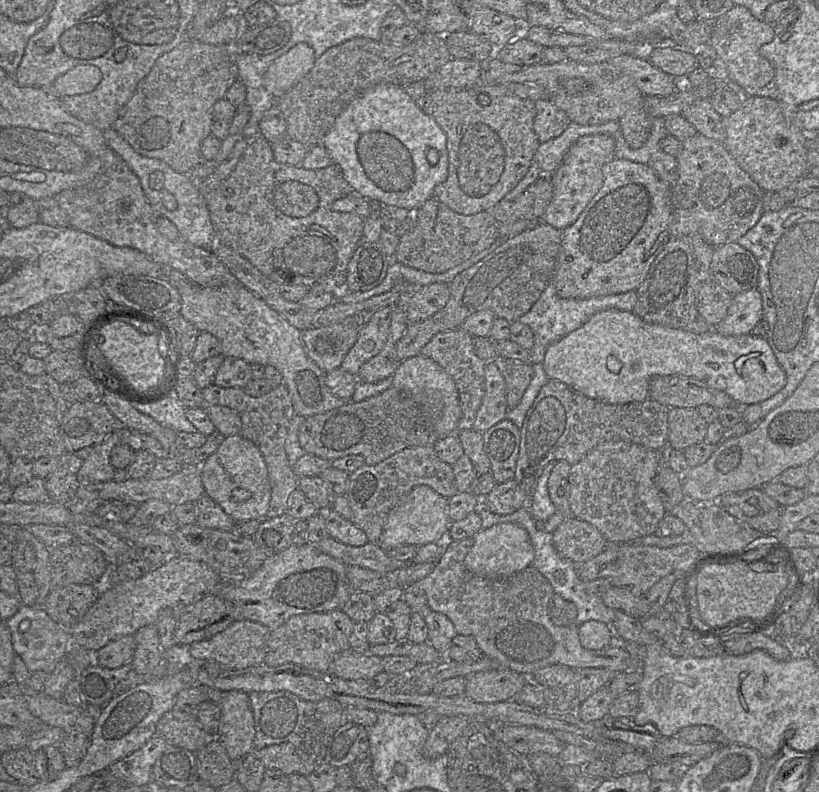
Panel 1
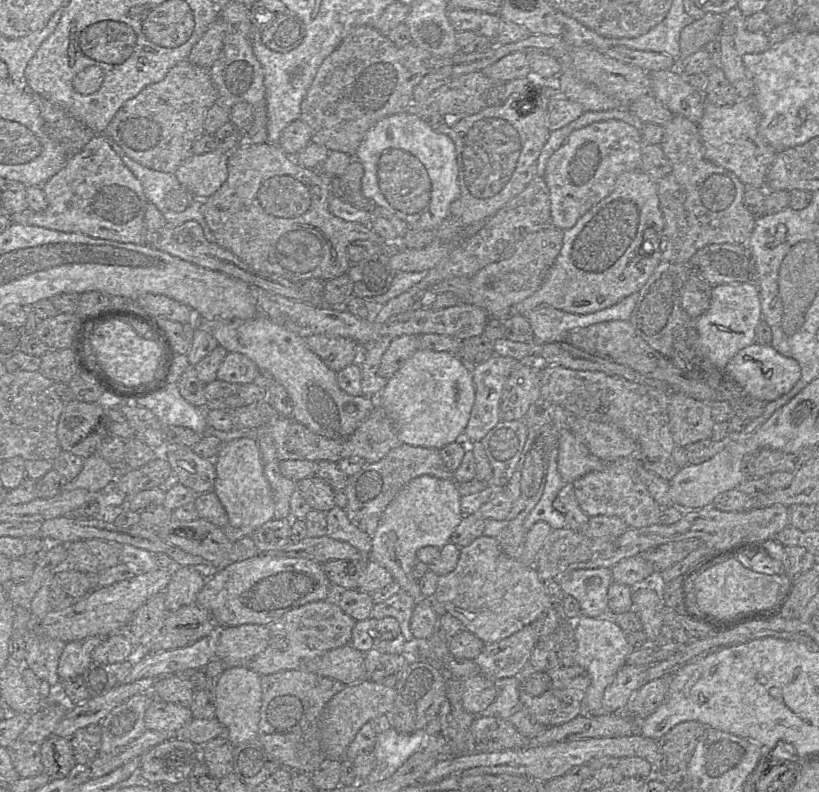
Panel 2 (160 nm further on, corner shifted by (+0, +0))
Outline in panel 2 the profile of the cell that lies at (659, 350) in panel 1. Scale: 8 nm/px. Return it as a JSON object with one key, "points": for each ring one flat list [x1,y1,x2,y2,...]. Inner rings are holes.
{"points":[[753,344,740,350,727,364,724,373,743,391,763,402,771,402,788,393,801,378,799,363,778,353,770,344]]}

